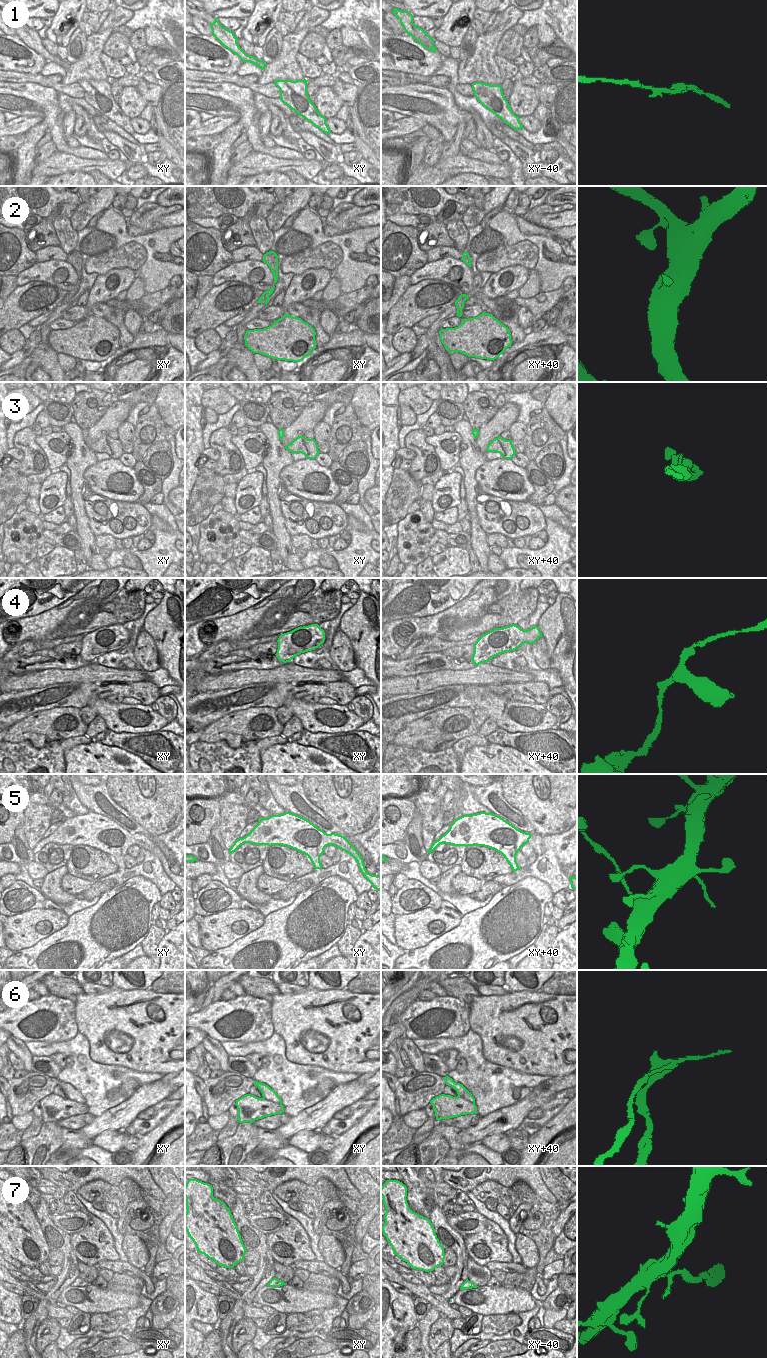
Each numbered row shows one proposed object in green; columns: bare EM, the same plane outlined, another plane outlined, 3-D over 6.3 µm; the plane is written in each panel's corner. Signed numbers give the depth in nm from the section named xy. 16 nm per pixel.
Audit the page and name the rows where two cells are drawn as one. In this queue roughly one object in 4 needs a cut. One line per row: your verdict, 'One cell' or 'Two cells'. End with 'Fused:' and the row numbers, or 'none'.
1: One cell
2: One cell
3: One cell
4: One cell
5: One cell
6: One cell
7: One cell
Fused: none

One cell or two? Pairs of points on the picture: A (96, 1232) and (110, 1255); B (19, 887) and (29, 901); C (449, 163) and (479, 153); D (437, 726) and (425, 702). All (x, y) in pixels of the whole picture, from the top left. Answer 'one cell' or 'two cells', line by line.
A: one cell
B: one cell
C: two cells
D: two cells

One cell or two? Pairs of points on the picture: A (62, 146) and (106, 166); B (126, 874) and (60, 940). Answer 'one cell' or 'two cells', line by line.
A: two cells
B: two cells

